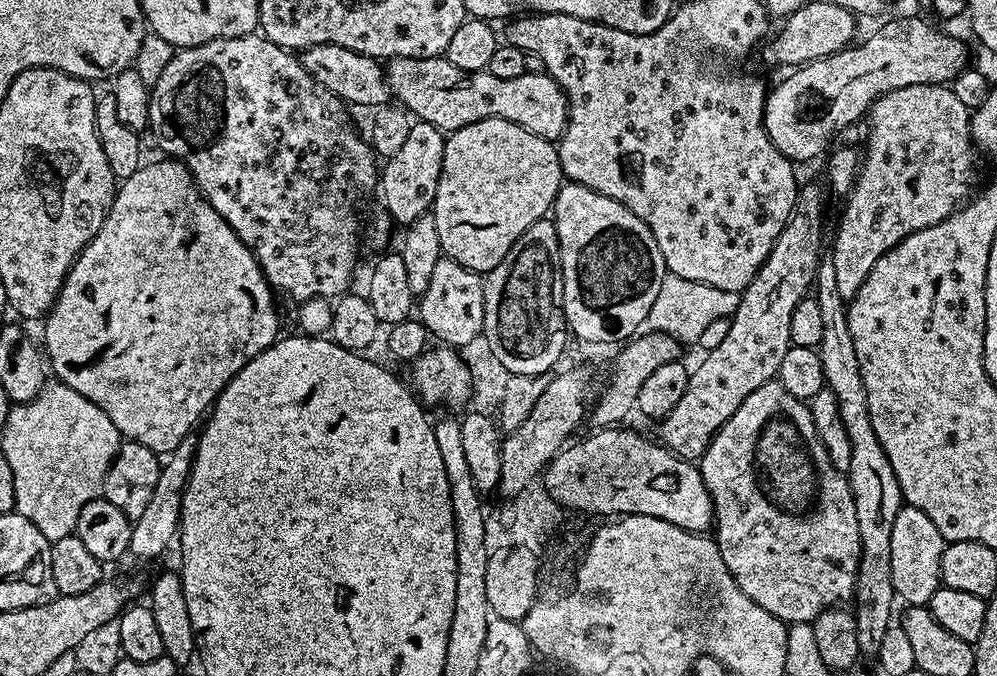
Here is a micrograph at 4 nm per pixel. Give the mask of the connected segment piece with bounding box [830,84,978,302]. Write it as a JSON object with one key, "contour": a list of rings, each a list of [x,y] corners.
{"contour":[[[919,84],[918,86],[902,86],[902,90],[890,90],[885,96],[879,96],[872,103],[871,108],[866,113],[867,120],[868,149],[863,149],[860,172],[856,175],[856,181],[851,192],[843,201],[843,204],[845,203],[844,213],[840,216],[840,225],[836,228],[836,237],[833,240],[831,237],[830,240],[830,255],[836,271],[838,294],[842,294],[845,302],[852,301],[858,294],[862,282],[866,282],[870,270],[874,270],[874,266],[878,262],[878,258],[882,258],[882,254],[886,254],[894,246],[901,244],[911,232],[926,230],[930,226],[942,222],[951,212],[955,212],[961,204],[969,199],[970,193],[973,191],[972,179],[976,176],[976,160],[978,161],[978,153],[973,145],[972,131],[970,130],[970,122],[972,121],[970,110],[959,100],[958,94],[952,92],[951,87],[943,84]]]}

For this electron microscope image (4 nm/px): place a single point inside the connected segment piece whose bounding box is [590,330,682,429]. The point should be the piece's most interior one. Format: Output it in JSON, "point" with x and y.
{"point":[642,355]}

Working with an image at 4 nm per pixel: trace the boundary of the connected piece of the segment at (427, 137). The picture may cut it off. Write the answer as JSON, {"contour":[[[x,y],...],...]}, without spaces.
{"contour":[[[416,120],[410,126],[404,145],[383,161],[378,172],[378,196],[384,199],[383,211],[397,225],[407,226],[414,218],[422,218],[422,214],[431,212],[438,194],[438,178],[442,174],[445,139],[445,133],[430,126],[430,122]]]}

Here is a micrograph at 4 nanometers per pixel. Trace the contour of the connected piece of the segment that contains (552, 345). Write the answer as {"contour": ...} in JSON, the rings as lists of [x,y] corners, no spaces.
{"contour":[[[545,218],[534,222],[530,230],[510,246],[510,254],[494,266],[494,270],[484,276],[484,331],[482,335],[508,373],[514,375],[540,375],[557,367],[560,355],[564,352],[564,343],[570,340],[570,333],[564,322],[564,279],[560,273],[560,239],[556,225]]]}

